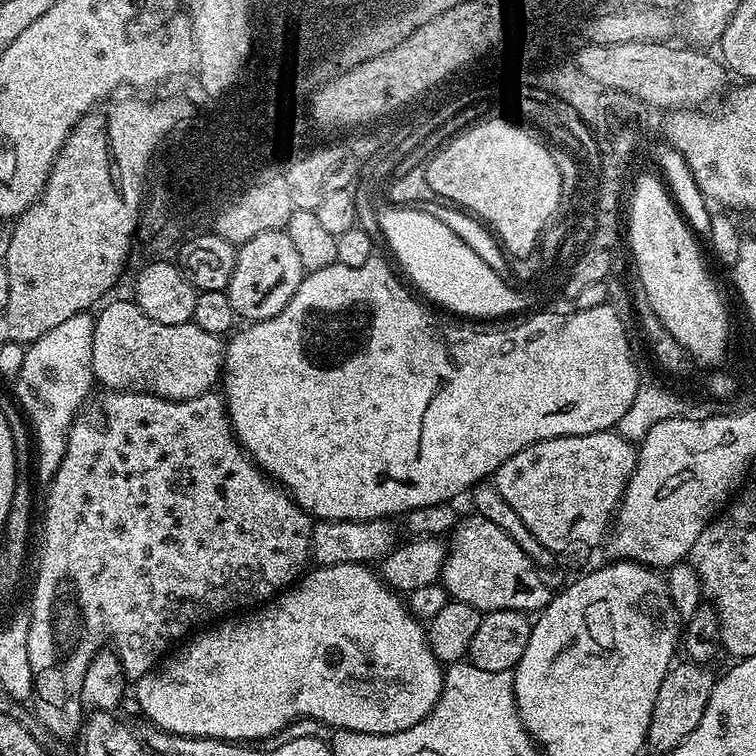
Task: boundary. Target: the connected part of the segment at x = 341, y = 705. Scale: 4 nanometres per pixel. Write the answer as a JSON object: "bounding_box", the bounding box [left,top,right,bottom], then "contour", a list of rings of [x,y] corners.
{"bounding_box":[135,564,445,742],"contour":[[[339,564],[325,568],[316,566],[313,569],[313,572],[305,571],[291,587],[267,601],[263,606],[239,618],[224,618],[197,631],[195,635],[181,643],[185,644],[176,653],[173,651],[167,658],[161,659],[157,667],[135,681],[136,704],[144,711],[141,712],[143,719],[164,732],[179,736],[193,736],[203,740],[264,742],[260,740],[282,731],[287,724],[294,723],[299,716],[305,716],[308,720],[317,720],[320,724],[329,724],[329,729],[332,730],[365,732],[366,734],[398,734],[402,730],[410,730],[410,726],[426,718],[443,692],[445,669],[442,667],[442,660],[435,655],[432,645],[429,644],[429,633],[425,625],[409,612],[407,603],[393,592],[369,565]]]}

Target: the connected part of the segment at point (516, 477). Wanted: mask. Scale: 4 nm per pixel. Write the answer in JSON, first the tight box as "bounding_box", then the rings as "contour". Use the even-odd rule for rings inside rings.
{"bounding_box":[494,430,636,554],"contour":[[[616,430],[559,436],[534,442],[506,458],[494,474],[494,483],[498,494],[526,522],[530,534],[552,553],[560,554],[575,544],[592,548],[609,535],[614,513],[636,465],[636,453],[633,441],[622,438]]]}

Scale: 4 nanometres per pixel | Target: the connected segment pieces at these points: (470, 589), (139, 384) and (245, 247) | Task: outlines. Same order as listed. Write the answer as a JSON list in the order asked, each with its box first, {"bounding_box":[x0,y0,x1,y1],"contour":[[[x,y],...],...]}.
[{"bounding_box":[439,514,554,614],"contour":[[[469,514],[450,533],[439,583],[444,585],[444,591],[453,601],[476,607],[481,614],[494,610],[518,610],[536,614],[548,607],[548,602],[554,595],[553,589],[548,589],[544,576],[545,573],[525,554],[522,546],[514,543],[514,538],[508,537],[503,530],[498,530],[498,526],[494,526],[494,522],[490,522],[485,516]]]},{"bounding_box":[91,299,226,400],"contour":[[[131,299],[107,304],[99,309],[96,324],[91,325],[94,334],[92,375],[104,383],[105,389],[153,392],[167,400],[189,400],[217,387],[226,347],[221,337],[206,334],[206,330],[198,330],[191,322],[178,326],[154,322],[154,318],[146,318]]]},{"bounding_box":[226,230,305,322],"contour":[[[266,230],[266,234],[257,234],[236,249],[234,274],[230,274],[226,289],[230,306],[234,306],[237,317],[244,322],[274,318],[294,298],[294,290],[298,290],[305,275],[302,258],[298,258],[287,231]]]}]

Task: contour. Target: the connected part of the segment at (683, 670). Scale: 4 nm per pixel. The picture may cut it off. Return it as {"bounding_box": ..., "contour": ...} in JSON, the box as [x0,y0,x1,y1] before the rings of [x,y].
{"bounding_box":[647,662,718,754],"contour":[[[695,662],[673,663],[668,669],[666,678],[662,678],[662,686],[658,686],[658,698],[654,698],[654,714],[650,714],[647,747],[657,748],[664,754],[671,753],[702,722],[702,714],[710,702],[712,688],[718,679],[711,667]]]}

